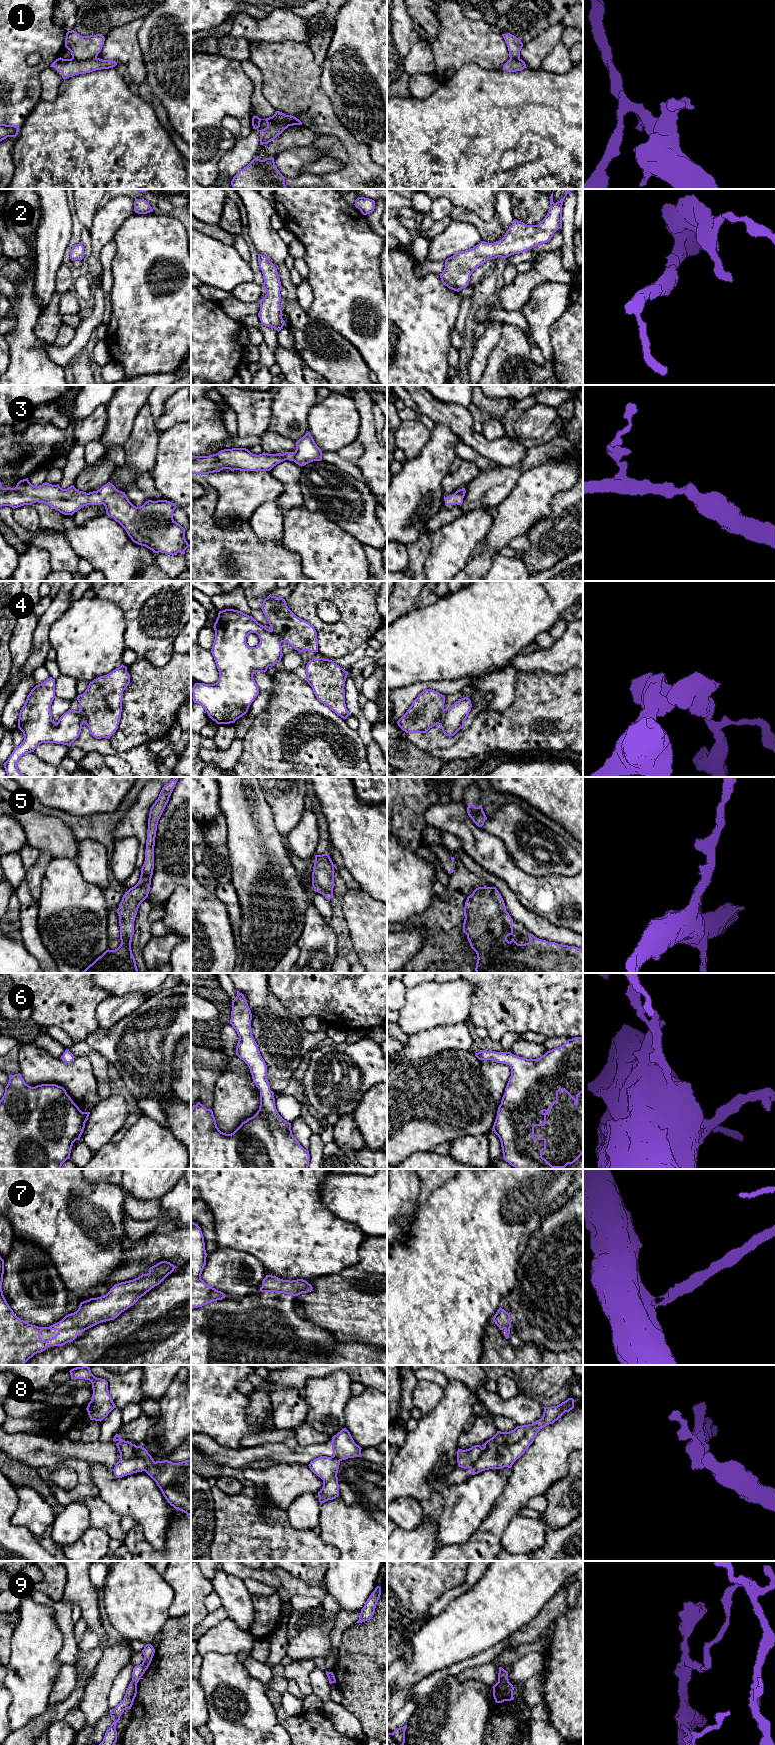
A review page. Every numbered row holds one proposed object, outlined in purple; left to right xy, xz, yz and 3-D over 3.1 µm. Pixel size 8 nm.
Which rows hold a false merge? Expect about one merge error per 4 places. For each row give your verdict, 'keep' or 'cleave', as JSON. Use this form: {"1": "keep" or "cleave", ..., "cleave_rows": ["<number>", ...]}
{"1": "cleave", "2": "keep", "3": "keep", "4": "cleave", "5": "keep", "6": "keep", "7": "keep", "8": "cleave", "9": "cleave", "cleave_rows": ["1", "4", "8", "9"]}

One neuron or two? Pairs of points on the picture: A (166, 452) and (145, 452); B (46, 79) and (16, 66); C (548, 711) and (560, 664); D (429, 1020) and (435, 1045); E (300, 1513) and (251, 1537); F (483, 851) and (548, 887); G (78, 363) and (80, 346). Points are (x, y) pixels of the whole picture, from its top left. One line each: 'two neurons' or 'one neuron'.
A: two neurons
B: two neurons
C: two neurons
D: two neurons
E: two neurons
F: one neuron
G: two neurons

